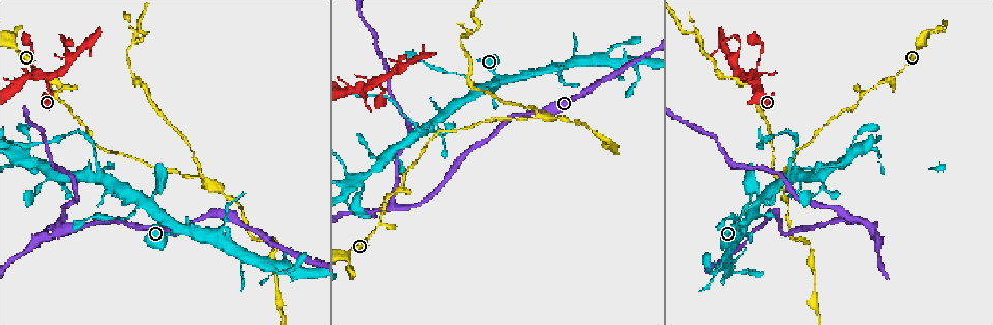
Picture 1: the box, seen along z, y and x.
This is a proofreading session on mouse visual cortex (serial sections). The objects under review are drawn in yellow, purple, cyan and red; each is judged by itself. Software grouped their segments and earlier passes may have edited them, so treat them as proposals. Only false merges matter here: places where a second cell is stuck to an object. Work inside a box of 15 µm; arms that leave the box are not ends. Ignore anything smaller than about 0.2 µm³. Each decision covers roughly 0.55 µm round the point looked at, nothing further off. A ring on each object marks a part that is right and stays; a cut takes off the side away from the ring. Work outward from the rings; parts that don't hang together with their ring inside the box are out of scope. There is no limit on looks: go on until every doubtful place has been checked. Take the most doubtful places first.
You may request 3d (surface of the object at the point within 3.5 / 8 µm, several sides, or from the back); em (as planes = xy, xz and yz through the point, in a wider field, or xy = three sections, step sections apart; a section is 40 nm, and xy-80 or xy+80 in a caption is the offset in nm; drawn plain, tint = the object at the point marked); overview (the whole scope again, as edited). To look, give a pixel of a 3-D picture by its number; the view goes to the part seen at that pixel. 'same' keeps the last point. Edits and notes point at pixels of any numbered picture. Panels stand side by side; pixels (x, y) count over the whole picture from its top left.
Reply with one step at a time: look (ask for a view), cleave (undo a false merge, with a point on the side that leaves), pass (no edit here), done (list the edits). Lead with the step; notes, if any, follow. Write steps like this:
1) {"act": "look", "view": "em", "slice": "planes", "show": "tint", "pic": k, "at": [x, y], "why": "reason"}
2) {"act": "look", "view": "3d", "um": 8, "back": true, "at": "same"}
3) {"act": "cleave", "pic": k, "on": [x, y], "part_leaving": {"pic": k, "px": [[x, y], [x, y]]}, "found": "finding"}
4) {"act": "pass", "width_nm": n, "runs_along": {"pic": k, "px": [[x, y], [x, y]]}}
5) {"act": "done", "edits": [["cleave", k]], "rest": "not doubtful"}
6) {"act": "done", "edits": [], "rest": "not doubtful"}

{"act": "look", "view": "3d", "um": 3.5, "pic": 1, "at": [400, 209], "why": "three-way junction"}

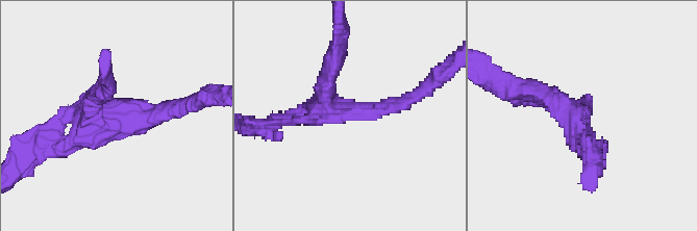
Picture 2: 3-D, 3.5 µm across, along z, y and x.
{"act": "look", "view": "em", "slice": "planes", "show": "tint", "pic": 2, "at": [110, 114], "why": "shape alone is not enough"}

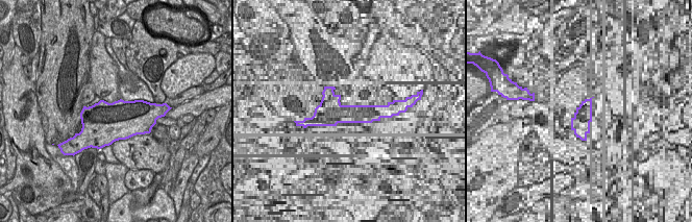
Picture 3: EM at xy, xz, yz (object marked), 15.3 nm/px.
{"act": "pass", "width_nm": 650, "runs_along": {"pic": 2, "px": [[413, 96], [332, 111], [332, 66]]}, "found": "all the same cell"}

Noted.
{"act": "look", "view": "3d", "um": 8, "pic": 1, "at": [206, 178], "why": "thick turns thin"}

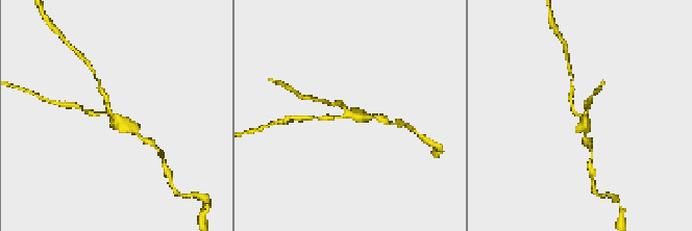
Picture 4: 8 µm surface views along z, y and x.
{"act": "look", "view": "em", "slice": "xy", "step": 3, "show": "tint", "pic": 4, "at": [344, 116], "arms": 3, "arm_widths_nm": [150, 150, 300]}

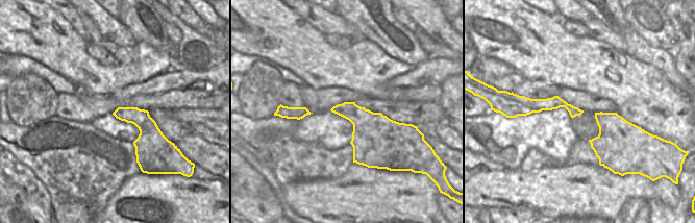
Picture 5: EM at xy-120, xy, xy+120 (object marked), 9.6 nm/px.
{"act": "pass", "width_nm": 300, "runs_along": {"pic": 5, "px": [[527, 106], [565, 104], [578, 112]]}, "found": "all the same cell"}

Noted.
{"act": "look", "view": "3d", "um": 8, "pic": 1, "at": [435, 123], "why": "arms part here"}

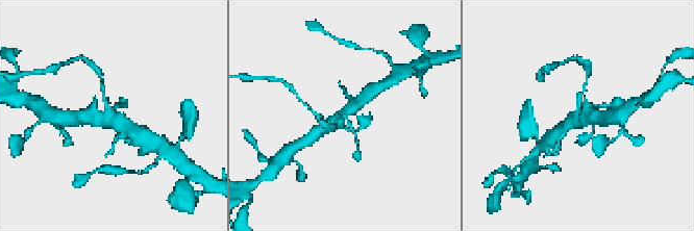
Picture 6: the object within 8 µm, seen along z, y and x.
{"act": "look", "view": "em", "slice": "xy", "step": 2, "show": "tint", "pic": 6, "at": [106, 120], "why": "shape alone is not enough"}

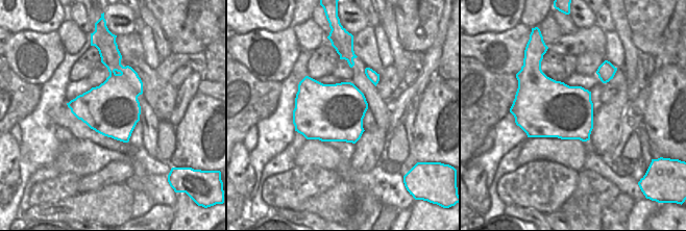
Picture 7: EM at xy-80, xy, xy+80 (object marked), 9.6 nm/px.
{"act": "pass", "runs_along": {"pic": 6, "px": [[365, 98], [316, 134]]}, "found": "all the same cell"}

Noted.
{"act": "look", "view": "3d", "um": 3.5, "pic": 1, "at": [94, 147], "why": "a narrow waist"}

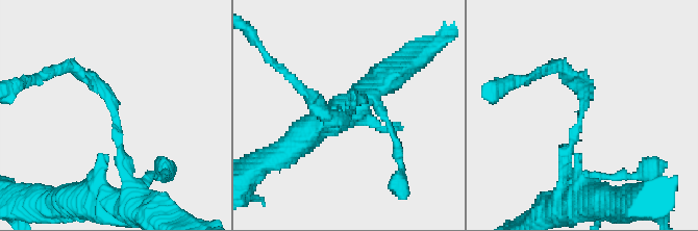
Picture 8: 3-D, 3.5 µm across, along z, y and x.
{"act": "look", "view": "em", "slice": "planes", "show": "tint", "pic": 8, "at": [349, 110], "why": "now the EM"}

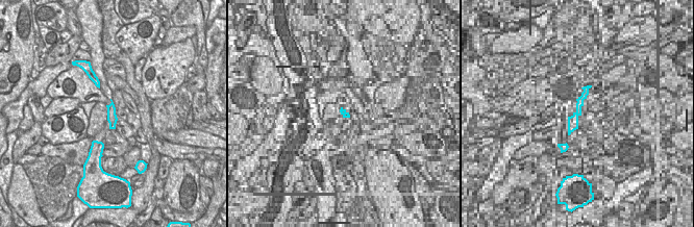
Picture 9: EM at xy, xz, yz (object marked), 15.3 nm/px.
{"act": "pass", "width_nm": 160, "runs_along": {"pic": 8, "px": [[128, 185], [113, 99], [77, 74]]}, "found": "one cell here"}

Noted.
{"act": "look", "view": "3d", "um": 8, "pic": 1, "at": [382, 82], "why": "sharp bend"}

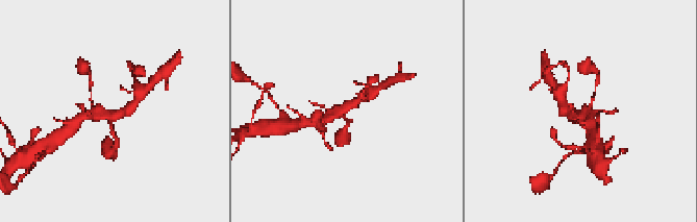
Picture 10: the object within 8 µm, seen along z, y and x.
{"act": "look", "view": "3d", "um": 3.5, "pic": 10, "at": [343, 109]}

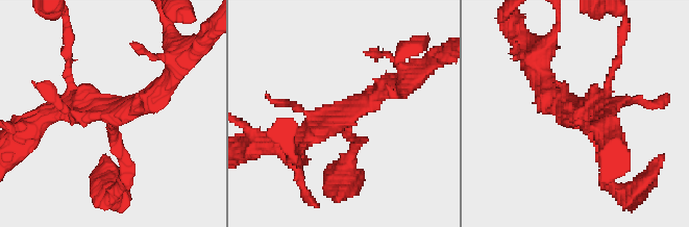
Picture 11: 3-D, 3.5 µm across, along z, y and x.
{"act": "look", "view": "em", "slice": "xy", "step": 5, "show": "tint", "pic": 11, "at": [575, 119], "why": "now the EM"}

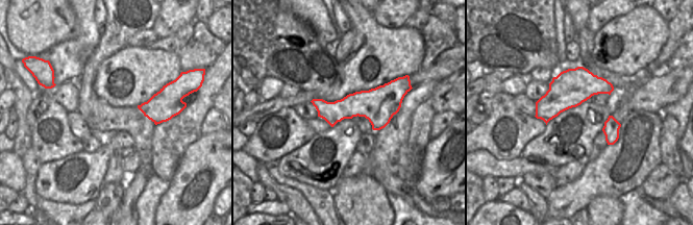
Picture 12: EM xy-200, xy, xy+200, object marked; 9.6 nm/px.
{"act": "pass", "width_nm": 300, "runs_along": {"pic": 11, "px": [[125, 173], [103, 103], [55, 116]]}, "found": "continuous, no second cell"}

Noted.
{"act": "look", "view": "3d", "um": 3.5, "pic": 1, "at": [692, 31], "why": "sharp bend"}

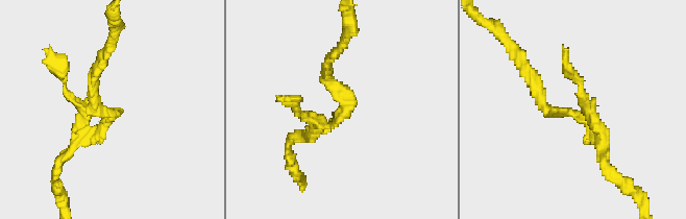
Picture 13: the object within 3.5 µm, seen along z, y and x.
{"act": "look", "view": "em", "slice": "xy", "step": 5, "show": "tint", "pic": 13, "at": [346, 111], "why": "need the tissue"}

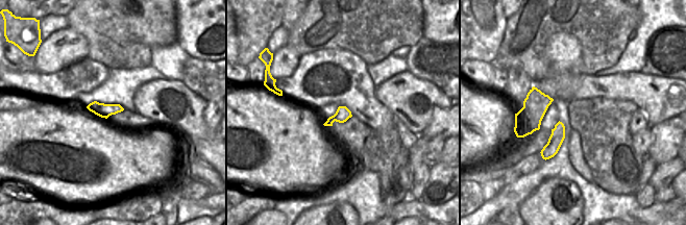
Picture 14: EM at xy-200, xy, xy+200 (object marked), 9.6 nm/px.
{"act": "pass", "arm_widths_nm": [150, 200], "runs_along": {"pic": 13, "px": [[67, 155], [112, 114], [96, 107], [93, 78]]}, "found": "continuous, no second cell"}

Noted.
{"act": "done", "edits": [], "rest": "not doubtful"}

